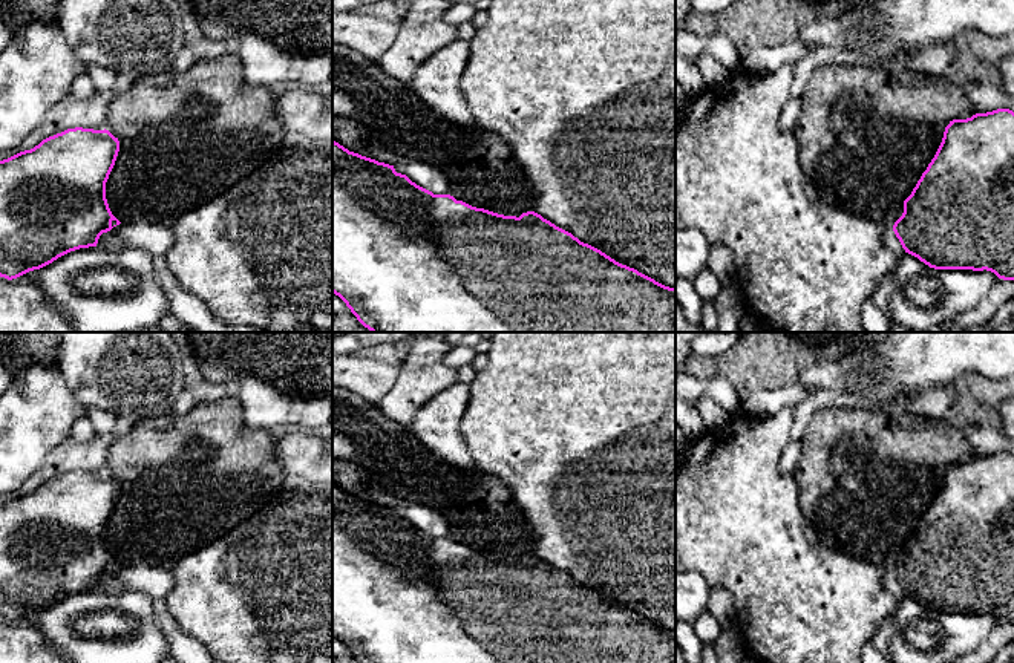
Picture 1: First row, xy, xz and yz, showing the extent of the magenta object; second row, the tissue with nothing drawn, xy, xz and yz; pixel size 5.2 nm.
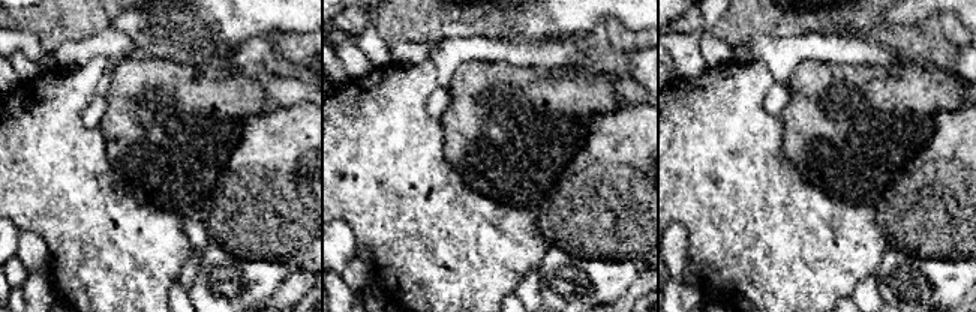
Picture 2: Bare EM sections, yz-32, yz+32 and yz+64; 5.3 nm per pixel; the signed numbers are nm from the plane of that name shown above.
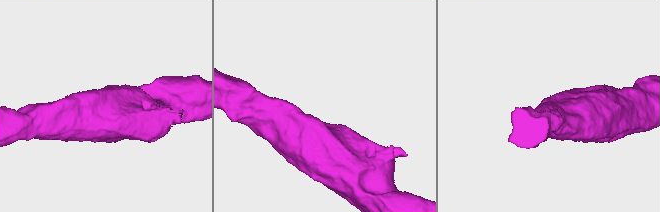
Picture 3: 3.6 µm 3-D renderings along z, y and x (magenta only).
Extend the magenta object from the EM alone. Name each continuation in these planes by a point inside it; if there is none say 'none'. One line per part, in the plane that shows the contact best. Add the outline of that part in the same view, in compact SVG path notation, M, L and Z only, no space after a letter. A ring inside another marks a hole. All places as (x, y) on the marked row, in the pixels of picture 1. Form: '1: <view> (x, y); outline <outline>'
none

